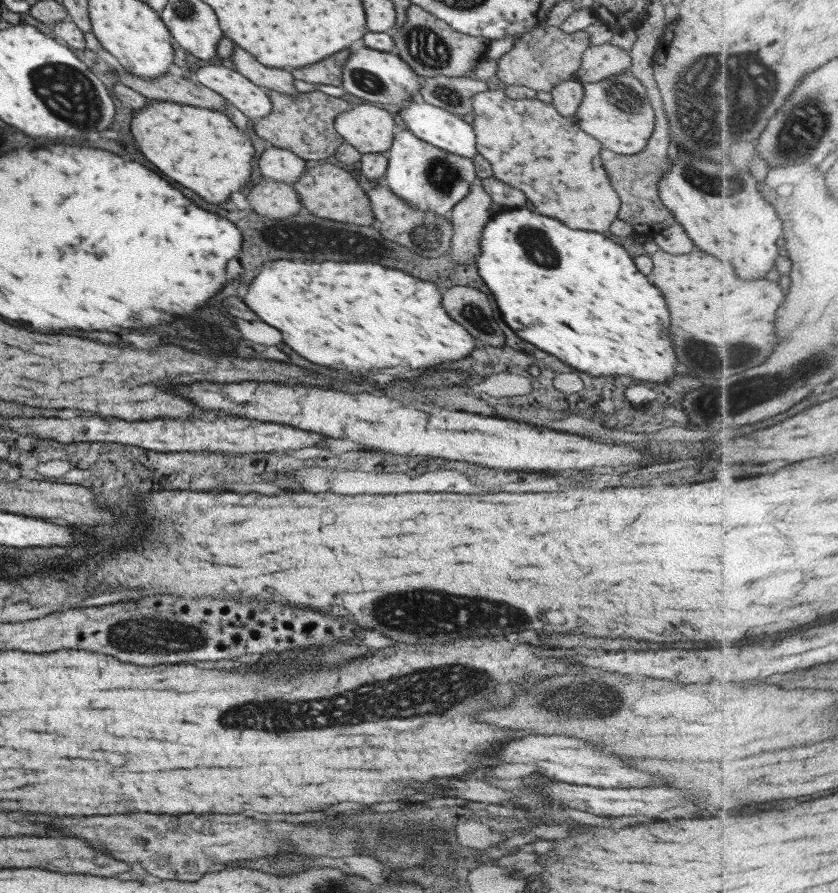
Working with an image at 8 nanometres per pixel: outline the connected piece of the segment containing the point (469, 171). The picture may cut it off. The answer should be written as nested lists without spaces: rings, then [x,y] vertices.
[[[408,129],[393,136],[389,150],[390,157],[383,183],[392,189],[394,195],[404,199],[405,203],[416,210],[434,211],[443,216],[471,191],[474,183],[480,181],[474,171],[472,158],[456,156],[432,146]]]

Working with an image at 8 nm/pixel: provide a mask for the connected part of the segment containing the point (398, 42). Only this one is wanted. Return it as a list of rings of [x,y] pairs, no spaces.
[[[410,5],[406,9],[406,20],[402,28],[398,28],[393,39],[396,54],[408,63],[420,76],[434,77],[438,75],[459,77],[468,75],[470,70],[483,60],[491,41],[484,37],[464,36],[452,29],[448,23],[426,12],[423,8]]]

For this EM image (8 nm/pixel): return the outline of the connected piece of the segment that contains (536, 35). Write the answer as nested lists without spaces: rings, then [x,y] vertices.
[[[540,25],[522,35],[511,50],[497,59],[496,75],[507,85],[522,85],[536,92],[551,92],[559,82],[576,79],[583,52],[591,45],[591,36],[586,31],[566,34],[559,27]]]

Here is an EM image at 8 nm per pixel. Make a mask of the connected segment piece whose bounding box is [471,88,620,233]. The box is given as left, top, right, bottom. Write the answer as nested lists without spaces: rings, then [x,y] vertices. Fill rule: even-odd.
[[[488,89],[486,92],[479,92],[475,94],[472,98],[472,114],[474,114],[474,120],[471,123],[472,128],[475,132],[476,137],[476,148],[477,151],[490,162],[492,166],[493,176],[498,180],[521,190],[530,202],[533,202],[536,210],[541,215],[550,216],[563,222],[565,225],[568,225],[570,228],[574,229],[584,229],[585,231],[590,232],[599,232],[603,233],[610,228],[610,224],[616,220],[618,217],[618,211],[620,210],[620,197],[619,193],[611,187],[611,182],[609,176],[607,175],[606,169],[604,168],[600,151],[603,149],[600,142],[596,142],[593,136],[590,136],[587,132],[584,132],[580,125],[577,123],[575,117],[565,117],[562,116],[557,110],[556,107],[552,104],[544,104],[540,100],[512,100],[508,98],[506,91],[504,89]]]

